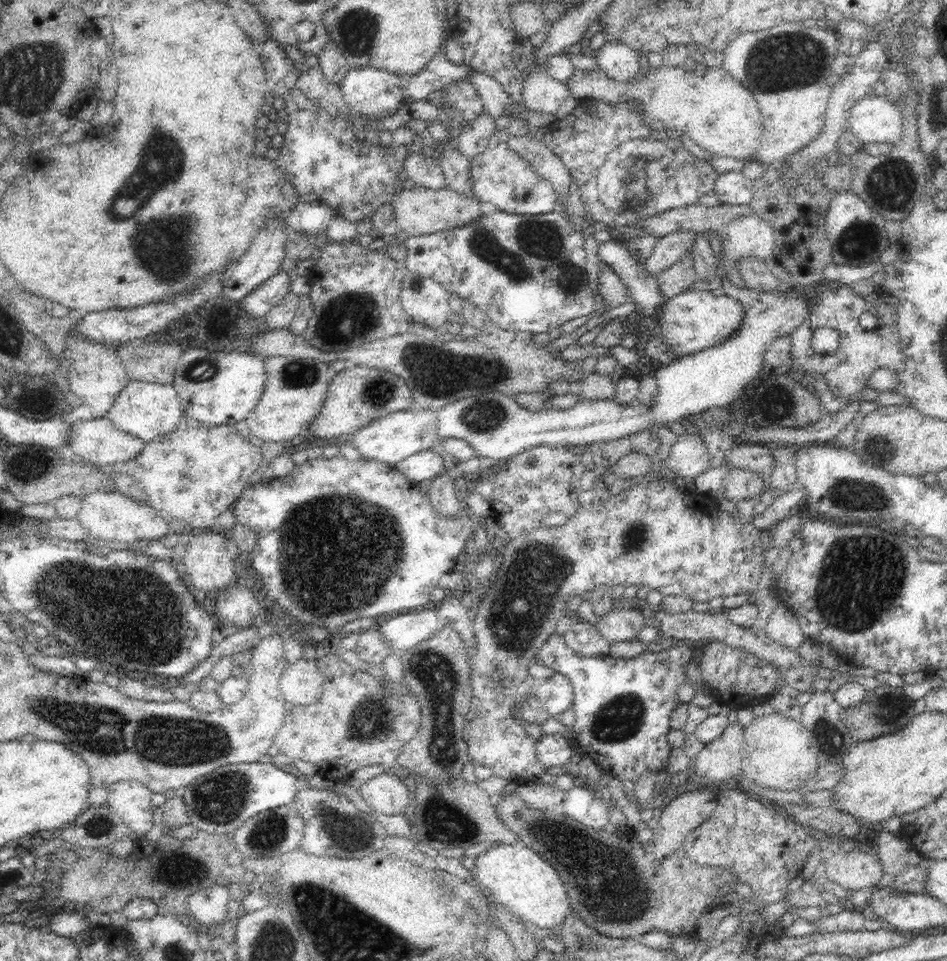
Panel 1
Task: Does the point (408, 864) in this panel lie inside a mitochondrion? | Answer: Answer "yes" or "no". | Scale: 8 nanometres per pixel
no

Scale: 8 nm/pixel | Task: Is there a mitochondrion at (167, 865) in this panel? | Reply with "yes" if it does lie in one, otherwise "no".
yes

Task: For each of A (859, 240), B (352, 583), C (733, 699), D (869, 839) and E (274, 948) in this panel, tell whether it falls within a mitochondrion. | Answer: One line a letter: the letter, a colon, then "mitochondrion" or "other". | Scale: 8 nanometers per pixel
A: mitochondrion
B: mitochondrion
C: other
D: other
E: mitochondrion

